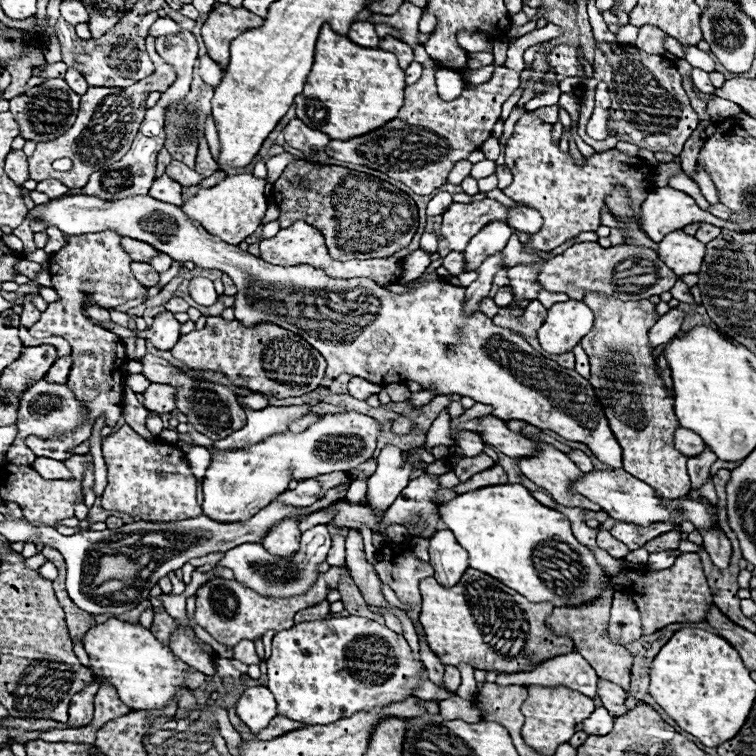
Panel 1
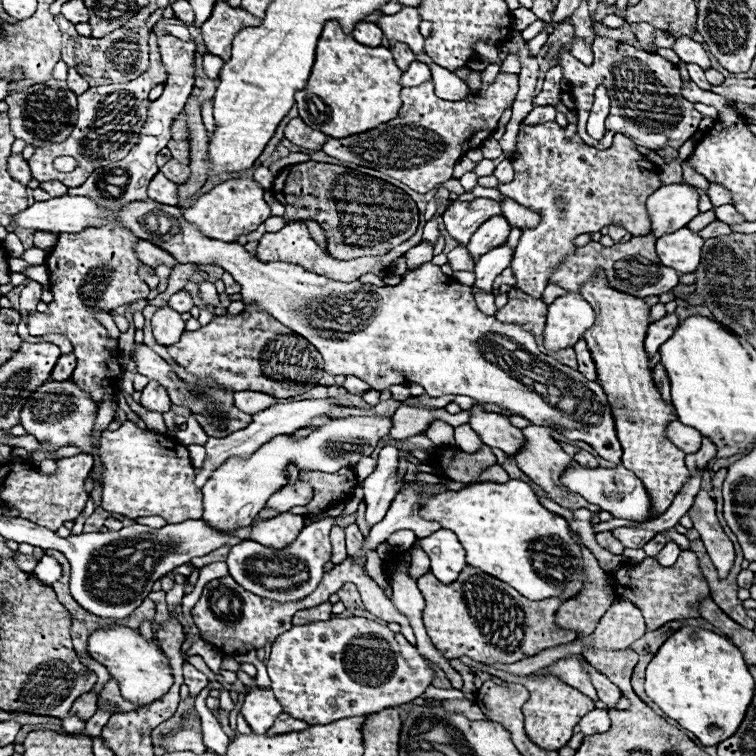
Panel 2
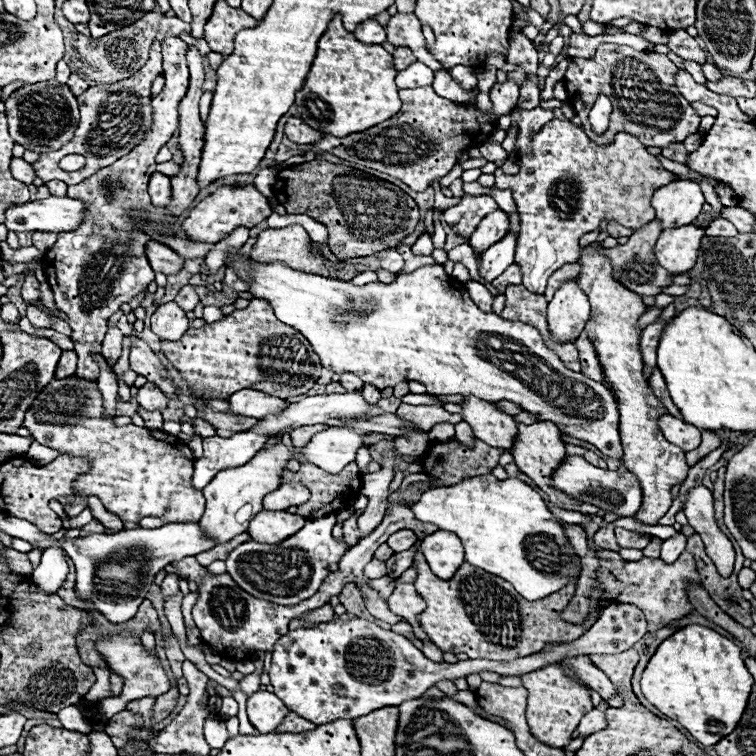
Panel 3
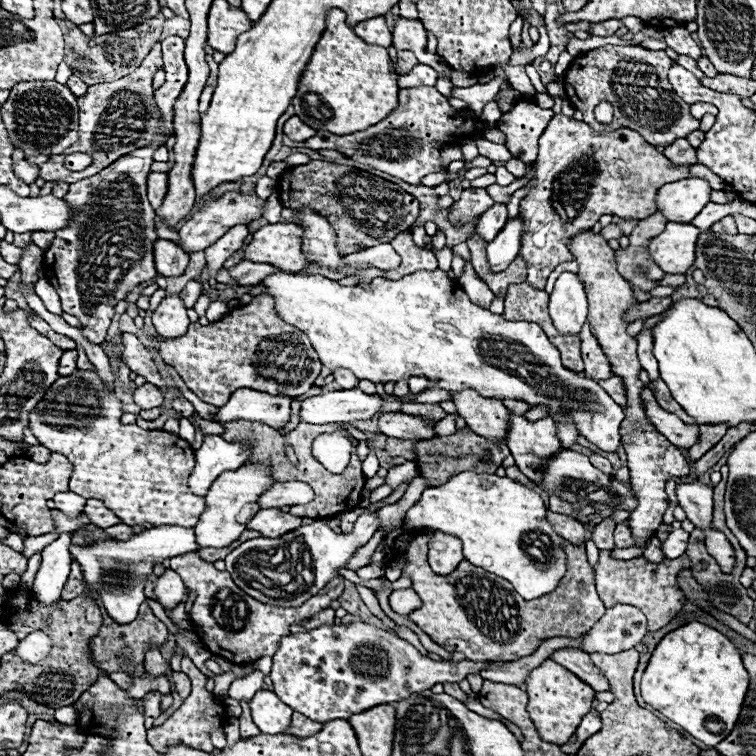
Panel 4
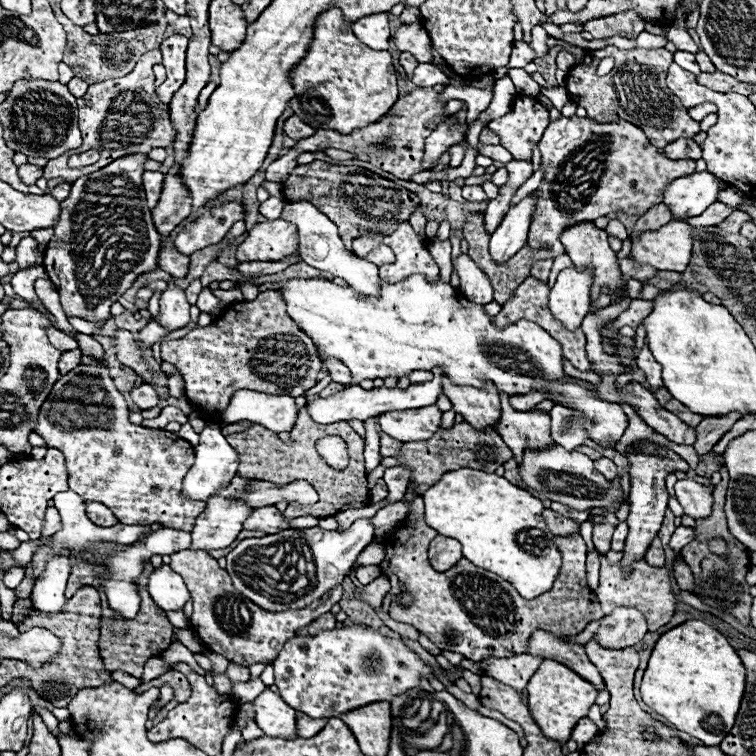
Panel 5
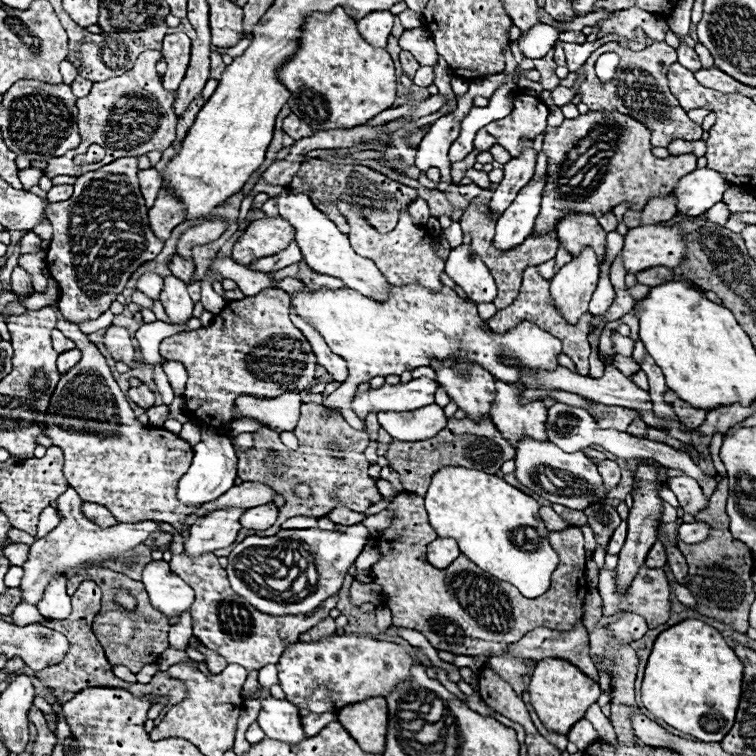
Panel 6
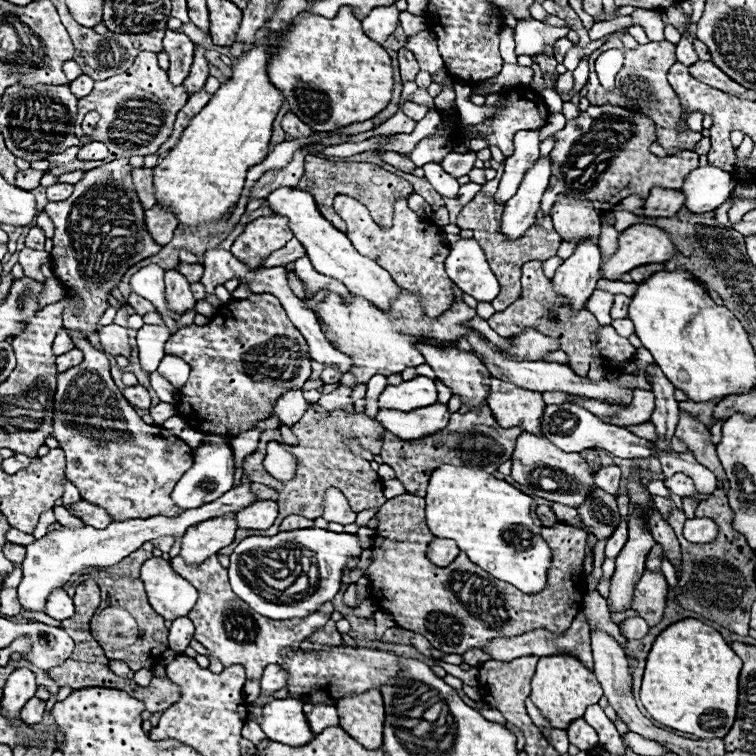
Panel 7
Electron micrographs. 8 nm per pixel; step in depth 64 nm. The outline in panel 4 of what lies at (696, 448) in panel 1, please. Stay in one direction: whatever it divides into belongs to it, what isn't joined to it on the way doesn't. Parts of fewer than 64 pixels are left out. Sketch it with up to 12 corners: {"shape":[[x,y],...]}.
{"shape":[[642,388],[648,420],[678,448],[692,448],[698,428],[660,408],[652,390]]}

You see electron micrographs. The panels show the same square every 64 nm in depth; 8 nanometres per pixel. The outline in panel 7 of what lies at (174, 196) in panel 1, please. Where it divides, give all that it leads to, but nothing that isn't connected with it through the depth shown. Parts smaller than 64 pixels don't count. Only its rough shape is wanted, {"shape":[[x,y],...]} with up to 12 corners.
{"shape":[[134,168],[132,184],[142,208],[156,204],[152,170]]}

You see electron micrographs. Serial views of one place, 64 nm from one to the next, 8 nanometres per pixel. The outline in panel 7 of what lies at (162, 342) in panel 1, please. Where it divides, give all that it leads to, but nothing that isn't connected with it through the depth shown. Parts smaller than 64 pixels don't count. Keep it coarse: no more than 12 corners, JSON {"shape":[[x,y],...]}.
{"shape":[[166,270],[166,300],[174,312],[194,308],[190,282]]}

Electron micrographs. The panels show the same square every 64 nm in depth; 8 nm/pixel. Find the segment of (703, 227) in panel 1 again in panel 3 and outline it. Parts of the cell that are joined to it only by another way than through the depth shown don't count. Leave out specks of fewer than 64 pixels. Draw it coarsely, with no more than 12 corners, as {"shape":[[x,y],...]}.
{"shape":[[716,218],[706,228],[706,236],[736,236],[734,224]]}

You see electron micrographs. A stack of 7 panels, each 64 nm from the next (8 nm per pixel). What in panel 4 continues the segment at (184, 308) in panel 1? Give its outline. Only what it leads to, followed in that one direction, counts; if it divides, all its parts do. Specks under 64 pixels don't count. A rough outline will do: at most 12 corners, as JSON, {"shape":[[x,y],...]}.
{"shape":[[190,280],[180,292],[184,304],[194,308],[202,294],[202,286],[196,280]]}

